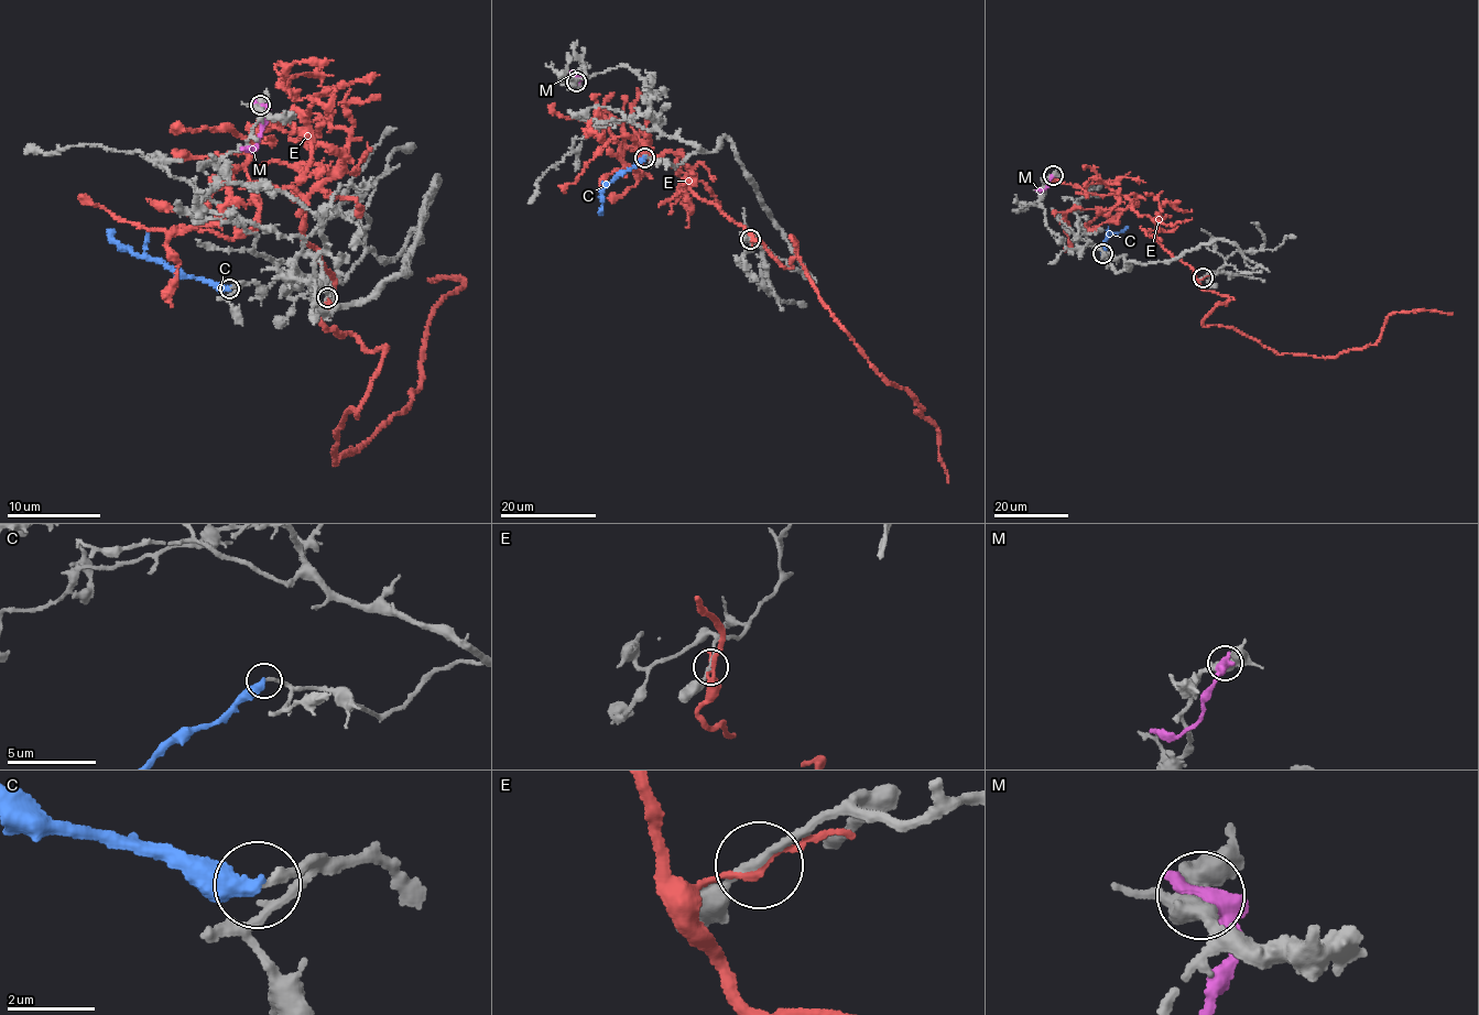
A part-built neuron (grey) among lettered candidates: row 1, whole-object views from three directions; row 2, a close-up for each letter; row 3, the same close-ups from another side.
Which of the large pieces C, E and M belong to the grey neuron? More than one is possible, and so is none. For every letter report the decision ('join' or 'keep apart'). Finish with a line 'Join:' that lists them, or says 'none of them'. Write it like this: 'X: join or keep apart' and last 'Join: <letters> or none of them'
C: keep apart
E: keep apart
M: keep apart
Join: none of them

